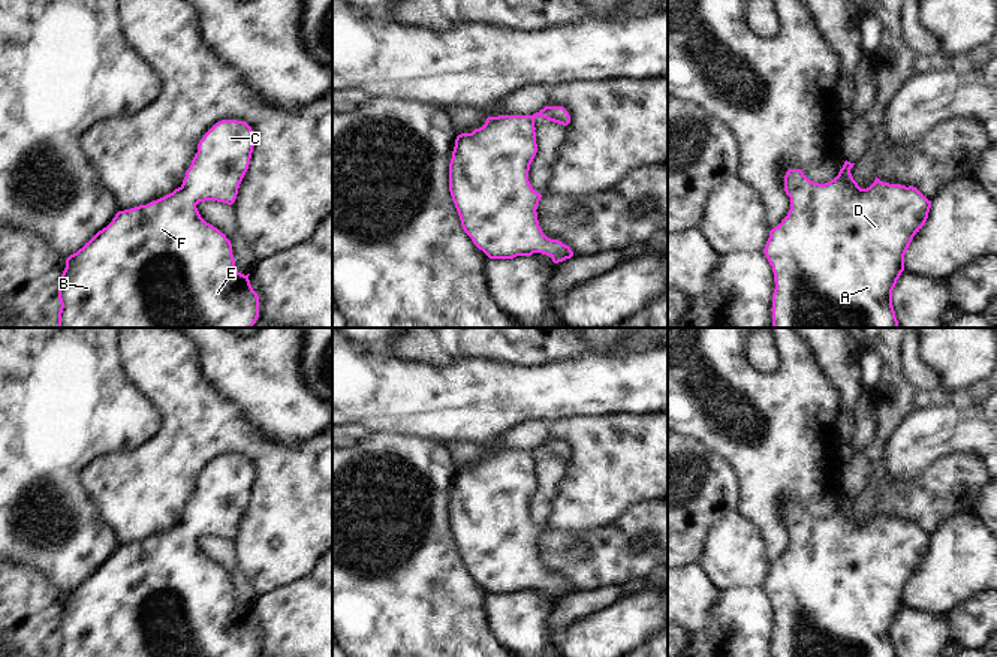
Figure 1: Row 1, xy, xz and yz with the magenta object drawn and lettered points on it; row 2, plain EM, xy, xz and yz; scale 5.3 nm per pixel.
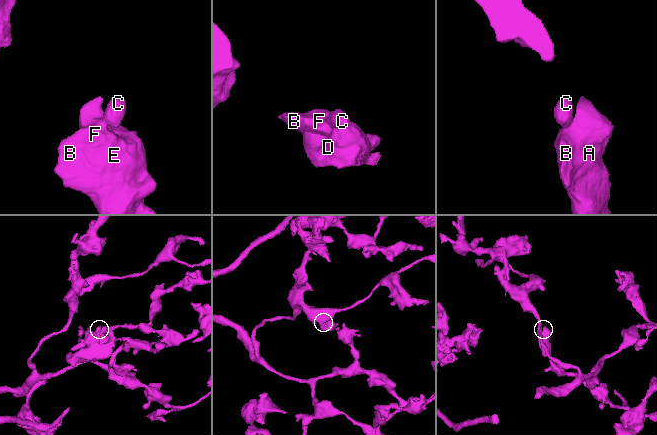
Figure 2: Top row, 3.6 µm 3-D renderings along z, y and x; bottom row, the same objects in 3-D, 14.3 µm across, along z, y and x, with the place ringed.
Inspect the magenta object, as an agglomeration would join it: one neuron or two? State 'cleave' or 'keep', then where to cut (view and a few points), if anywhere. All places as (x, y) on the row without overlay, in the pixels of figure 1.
keep | no cut

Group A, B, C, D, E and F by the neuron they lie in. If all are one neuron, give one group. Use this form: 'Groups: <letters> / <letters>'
Groups: A B C D E F

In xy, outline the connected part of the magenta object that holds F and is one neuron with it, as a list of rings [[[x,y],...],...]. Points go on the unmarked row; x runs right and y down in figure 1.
[[[246,456],[216,458],[199,476],[198,488],[178,524],[147,540],[118,546],[106,563],[66,594],[58,617],[58,657],[256,657],[259,632],[250,620],[250,609],[237,605],[231,576],[207,558],[196,543],[205,536],[235,537],[253,482],[254,468]]]

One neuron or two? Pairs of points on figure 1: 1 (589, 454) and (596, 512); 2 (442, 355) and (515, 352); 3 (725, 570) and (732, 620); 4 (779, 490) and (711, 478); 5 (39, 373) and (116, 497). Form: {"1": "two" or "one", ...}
{"1": "one", "2": "one", "3": "two", "4": "two", "5": "two"}

